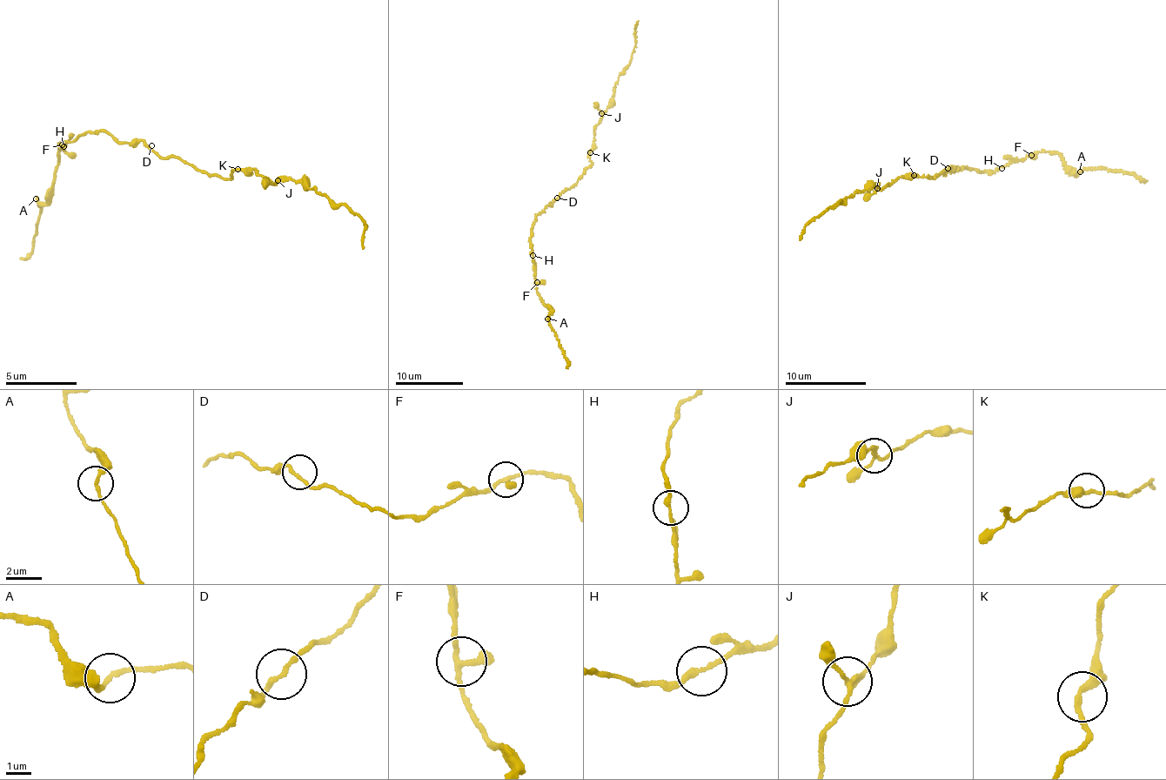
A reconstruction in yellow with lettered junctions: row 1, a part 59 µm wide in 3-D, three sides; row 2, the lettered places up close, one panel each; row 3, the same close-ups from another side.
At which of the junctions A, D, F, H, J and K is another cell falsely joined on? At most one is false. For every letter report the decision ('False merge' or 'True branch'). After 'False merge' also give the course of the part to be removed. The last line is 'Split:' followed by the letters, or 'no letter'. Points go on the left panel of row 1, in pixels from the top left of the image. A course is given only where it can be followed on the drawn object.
A: True branch
D: True branch
F: True branch
H: True branch
J: True branch
K: True branch
Split: no letter

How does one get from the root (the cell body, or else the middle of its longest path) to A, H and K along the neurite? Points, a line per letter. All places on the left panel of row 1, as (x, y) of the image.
A: (151, 149), (99, 130), (78, 134), (56, 145), (45, 204), (34, 199)
H: (151, 149), (137, 141), (123, 143), (99, 130), (83, 137), (78, 134), (63, 146)
K: (151, 149), (163, 156), (176, 155), (213, 176), (220, 173), (230, 178), (237, 169)

